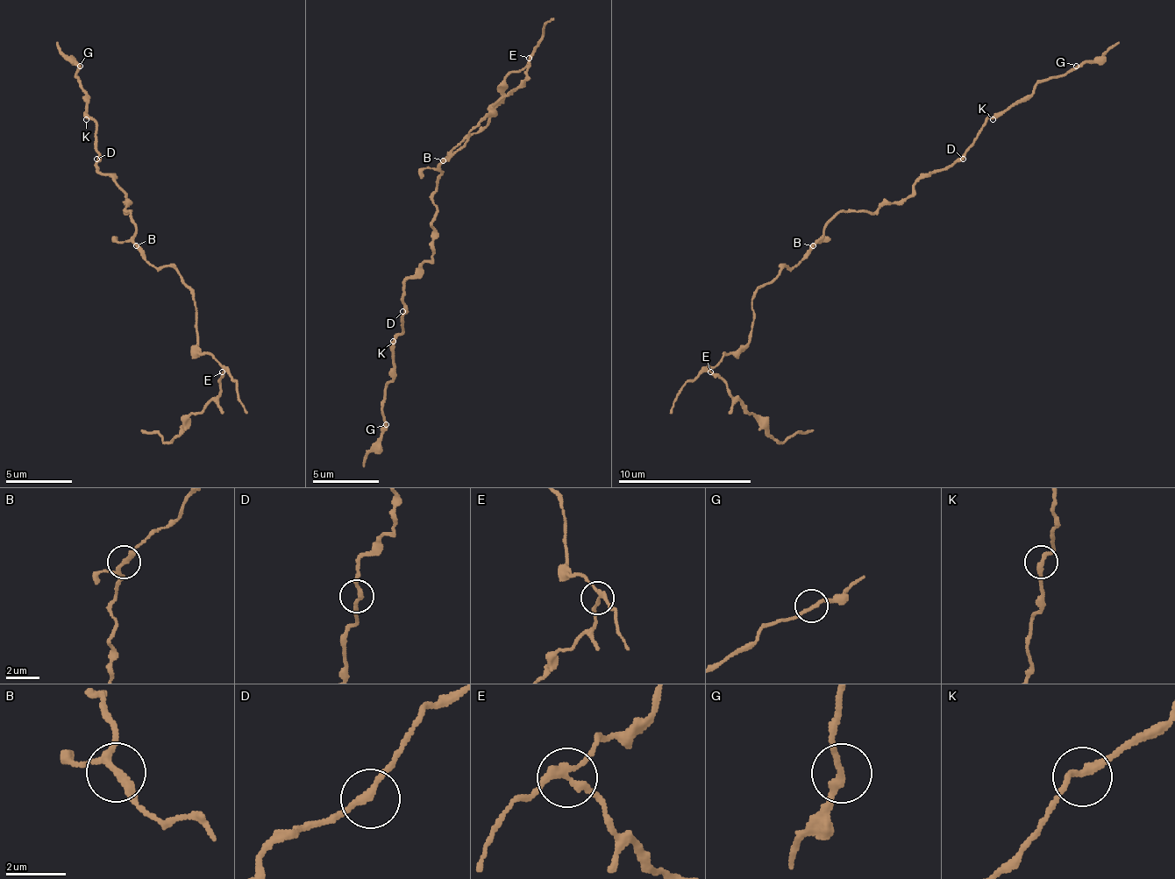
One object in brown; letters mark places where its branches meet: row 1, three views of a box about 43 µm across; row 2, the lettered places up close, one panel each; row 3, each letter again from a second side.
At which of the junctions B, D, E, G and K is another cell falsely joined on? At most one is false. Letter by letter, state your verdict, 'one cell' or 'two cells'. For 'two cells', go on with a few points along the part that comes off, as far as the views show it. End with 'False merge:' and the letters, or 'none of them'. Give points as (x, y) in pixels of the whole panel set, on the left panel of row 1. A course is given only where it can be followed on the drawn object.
B: one cell
D: one cell
E: two cells; course (223, 372), (220, 393), (193, 413), (173, 439), (167, 443), (139, 429)
G: one cell
K: one cell
False merge: E

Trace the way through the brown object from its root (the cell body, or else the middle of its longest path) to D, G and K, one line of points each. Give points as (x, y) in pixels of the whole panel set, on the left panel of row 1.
D: (136, 229), (133, 216), (126, 212), (130, 212), (123, 189), (96, 169), (96, 159)
G: (136, 229), (123, 189), (96, 169), (96, 125), (86, 116), (86, 88), (76, 79), (80, 66)
K: (136, 229), (133, 216), (126, 212), (130, 212), (123, 189), (96, 169), (96, 125), (86, 119)

